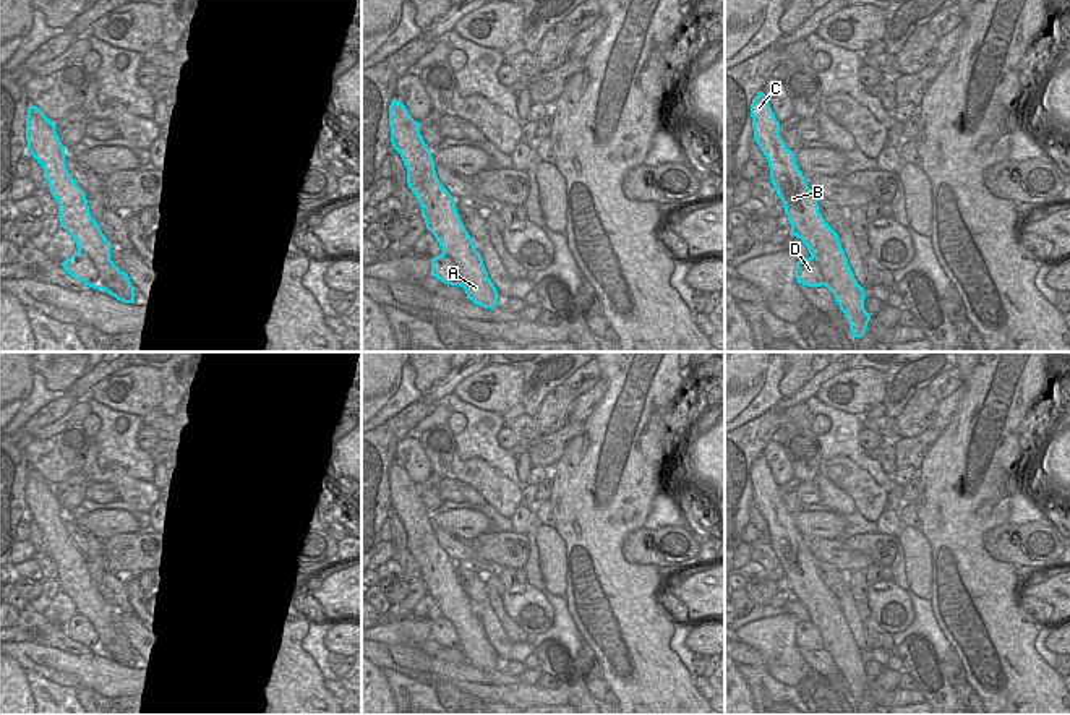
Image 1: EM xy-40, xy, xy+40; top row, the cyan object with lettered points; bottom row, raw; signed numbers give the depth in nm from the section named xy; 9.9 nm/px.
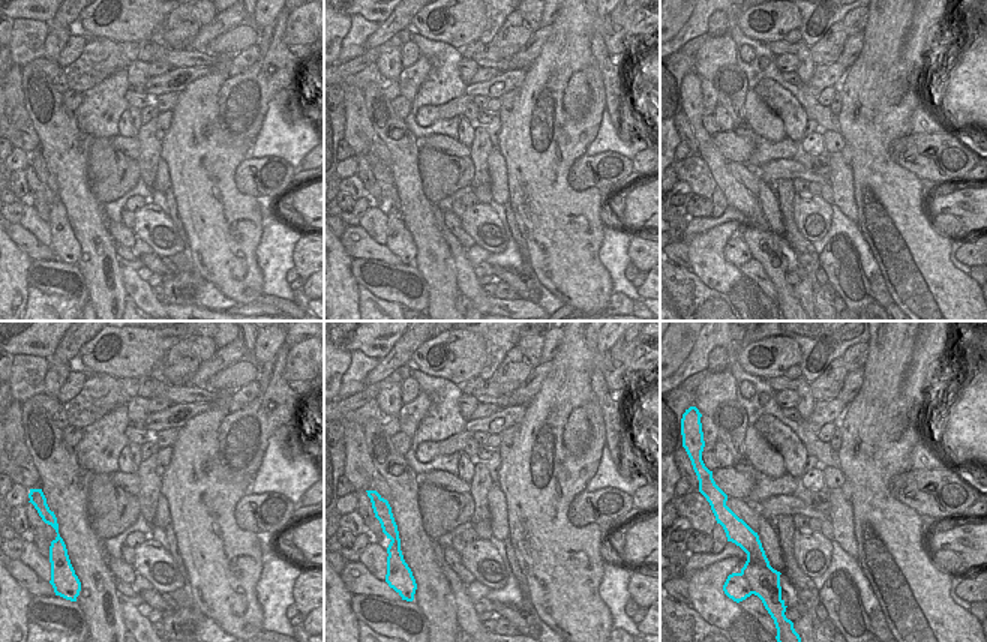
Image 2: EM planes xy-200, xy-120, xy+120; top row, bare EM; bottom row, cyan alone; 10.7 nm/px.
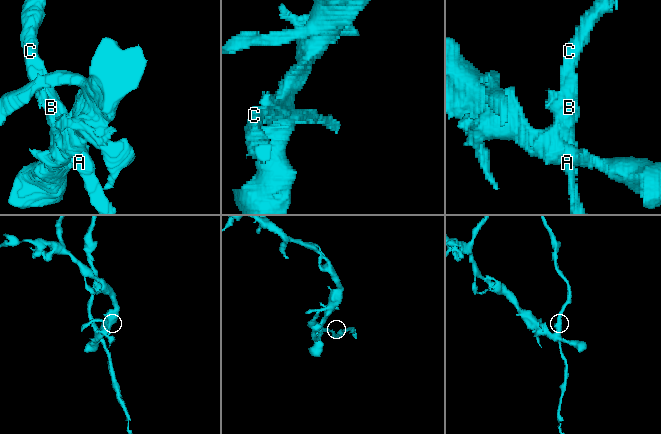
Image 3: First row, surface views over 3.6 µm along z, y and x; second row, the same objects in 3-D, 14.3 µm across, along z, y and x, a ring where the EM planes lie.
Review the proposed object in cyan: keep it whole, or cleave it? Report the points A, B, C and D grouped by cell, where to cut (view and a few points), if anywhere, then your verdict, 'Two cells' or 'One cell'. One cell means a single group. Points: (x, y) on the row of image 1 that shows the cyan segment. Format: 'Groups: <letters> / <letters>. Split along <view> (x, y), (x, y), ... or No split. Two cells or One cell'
Groups: A B C / D. Split along xy-40 (78, 248), (96, 266), (102, 287). Two cells

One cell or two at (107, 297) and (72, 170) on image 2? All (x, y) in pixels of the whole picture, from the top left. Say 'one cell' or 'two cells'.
one cell

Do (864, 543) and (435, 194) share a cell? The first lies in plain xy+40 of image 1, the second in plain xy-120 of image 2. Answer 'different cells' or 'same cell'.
same cell

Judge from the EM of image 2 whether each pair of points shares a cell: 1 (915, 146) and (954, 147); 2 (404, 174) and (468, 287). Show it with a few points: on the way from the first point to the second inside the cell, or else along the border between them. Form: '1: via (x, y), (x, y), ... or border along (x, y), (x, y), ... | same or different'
1: via (924, 146), (945, 147) | same
2: border along (452, 255), (456, 287), (462, 294) | different

